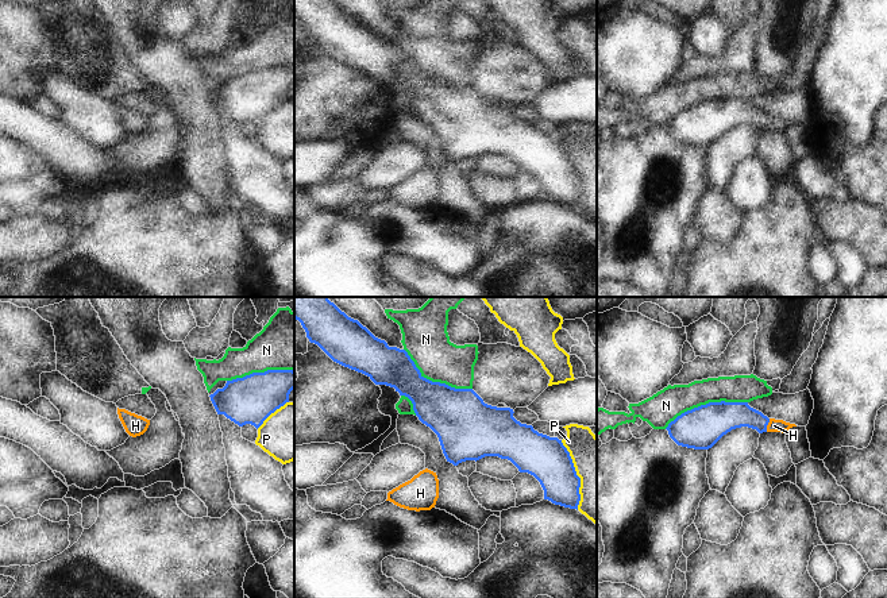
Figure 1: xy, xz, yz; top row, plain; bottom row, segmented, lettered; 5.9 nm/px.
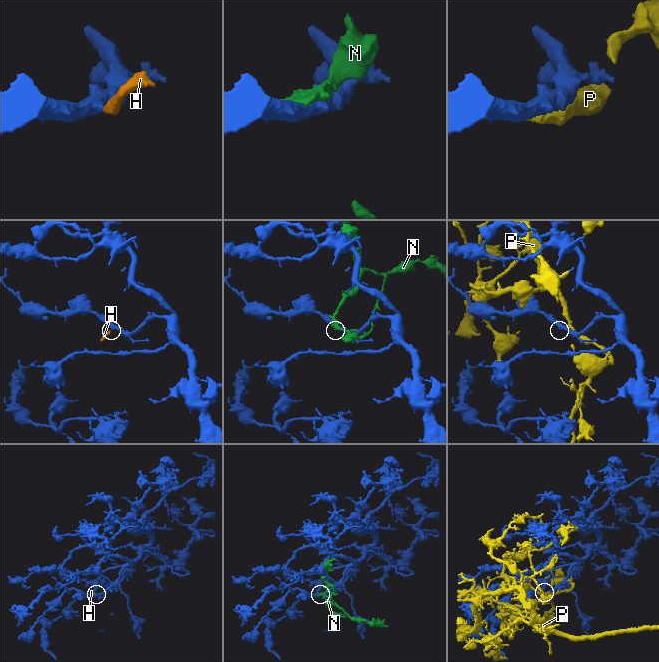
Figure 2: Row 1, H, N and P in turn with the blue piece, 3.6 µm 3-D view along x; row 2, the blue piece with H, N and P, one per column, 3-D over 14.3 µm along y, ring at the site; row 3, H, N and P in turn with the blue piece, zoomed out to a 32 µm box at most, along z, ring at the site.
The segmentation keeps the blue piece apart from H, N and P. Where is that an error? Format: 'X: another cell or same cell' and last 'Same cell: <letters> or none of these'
H: same cell
N: another cell
P: another cell
Same cell: H

